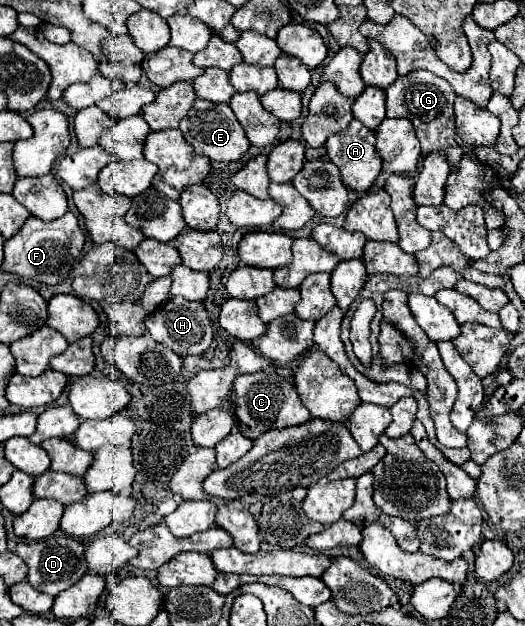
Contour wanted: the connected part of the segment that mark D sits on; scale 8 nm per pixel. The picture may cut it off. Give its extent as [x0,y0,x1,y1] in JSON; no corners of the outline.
[16,533,86,597]

